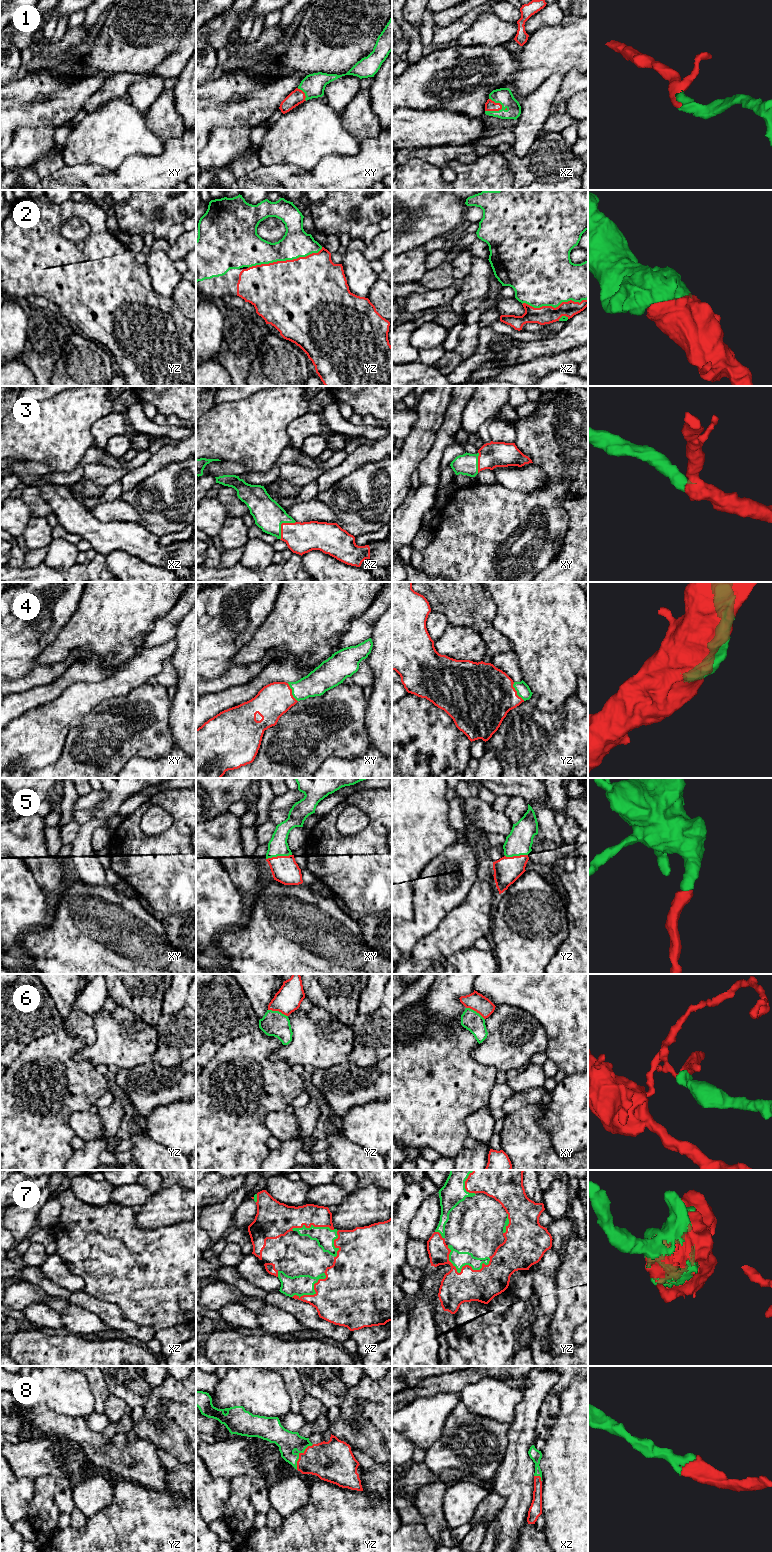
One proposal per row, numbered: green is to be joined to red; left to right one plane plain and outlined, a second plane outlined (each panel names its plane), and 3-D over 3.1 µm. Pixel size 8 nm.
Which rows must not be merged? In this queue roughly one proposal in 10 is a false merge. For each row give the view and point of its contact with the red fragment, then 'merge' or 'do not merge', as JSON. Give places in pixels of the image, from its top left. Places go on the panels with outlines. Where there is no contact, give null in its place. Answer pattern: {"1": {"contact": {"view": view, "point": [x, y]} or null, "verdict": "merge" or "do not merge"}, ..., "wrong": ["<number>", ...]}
{"1": {"contact": {"view": "xz", "point": [494, 110]}, "verdict": "merge"}, "2": {"contact": {"view": "yz", "point": [286, 260]}, "verdict": "merge"}, "3": {"contact": {"view": "xz", "point": [281, 525]}, "verdict": "merge"}, "4": {"contact": {"view": "yz", "point": [516, 692]}, "verdict": "merge"}, "5": {"contact": {"view": "xy", "point": [278, 856]}, "verdict": "merge"}, "6": {"contact": {"view": "yz", "point": [278, 1010]}, "verdict": "do not merge"}, "7": {"contact": {"view": "yz", "point": [461, 1269]}, "verdict": "merge"}, "8": {"contact": {"view": "yz", "point": [299, 1455]}, "verdict": "merge"}, "wrong": ["6"]}

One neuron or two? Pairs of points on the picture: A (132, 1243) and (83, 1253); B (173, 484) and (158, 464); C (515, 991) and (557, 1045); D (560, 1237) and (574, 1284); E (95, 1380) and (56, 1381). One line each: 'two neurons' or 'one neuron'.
A: one neuron
B: two neurons
C: one neuron
D: two neurons
E: two neurons

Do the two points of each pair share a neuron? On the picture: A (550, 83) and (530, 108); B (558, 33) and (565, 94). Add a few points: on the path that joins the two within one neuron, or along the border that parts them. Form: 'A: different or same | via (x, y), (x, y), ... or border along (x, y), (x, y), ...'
A: same | via (548, 89), (536, 102)
B: different | border along (577, 70), (571, 70), (564, 74)

